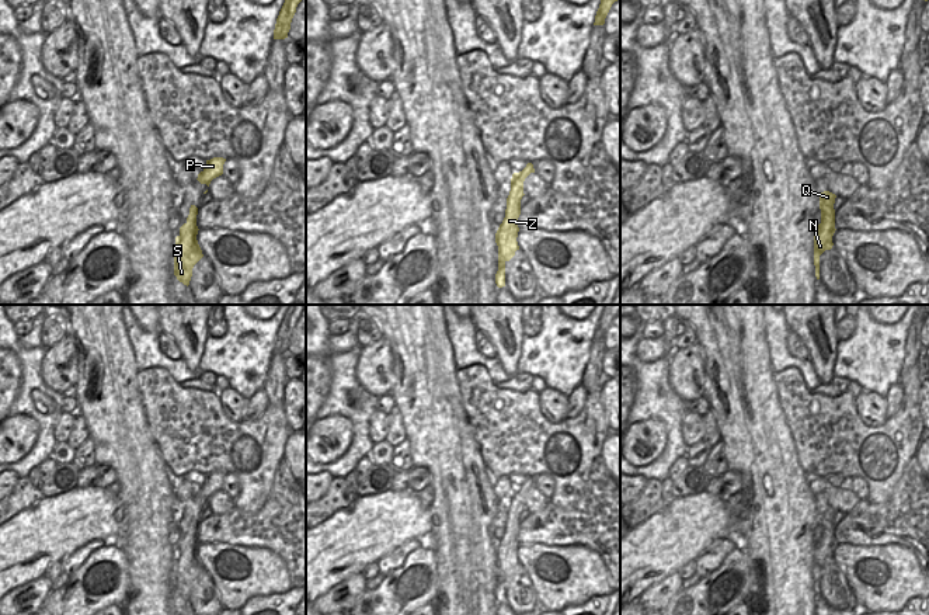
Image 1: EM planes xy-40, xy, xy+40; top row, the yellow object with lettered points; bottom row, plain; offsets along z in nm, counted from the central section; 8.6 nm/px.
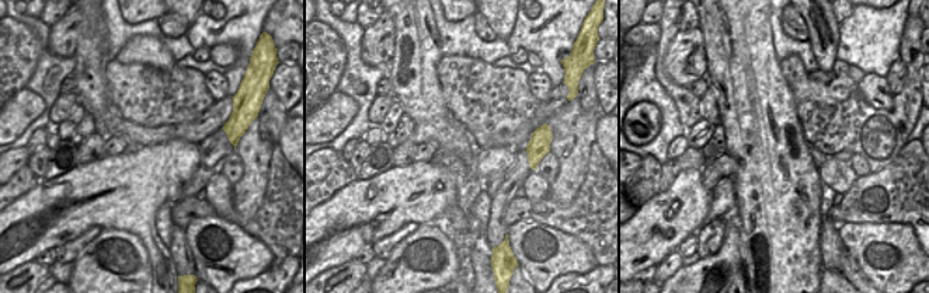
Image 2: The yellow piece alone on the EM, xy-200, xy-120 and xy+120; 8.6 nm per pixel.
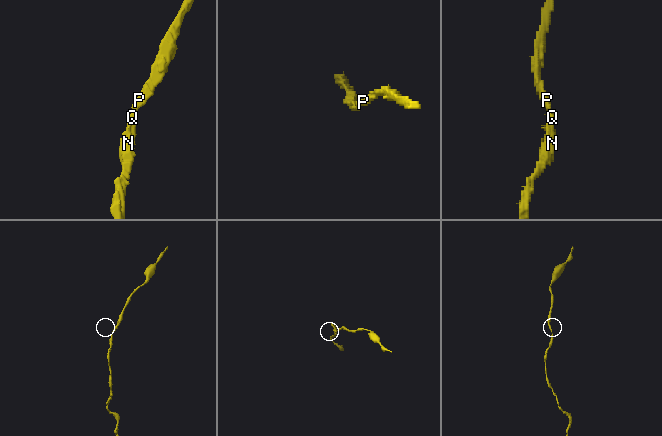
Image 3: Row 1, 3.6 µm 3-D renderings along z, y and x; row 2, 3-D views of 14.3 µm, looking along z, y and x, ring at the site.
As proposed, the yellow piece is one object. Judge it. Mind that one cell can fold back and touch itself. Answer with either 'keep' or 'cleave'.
keep

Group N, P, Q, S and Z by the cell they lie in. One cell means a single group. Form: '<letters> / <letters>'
N P Q S Z

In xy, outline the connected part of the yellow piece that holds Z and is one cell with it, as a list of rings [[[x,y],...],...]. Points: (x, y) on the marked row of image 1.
[[[528,163],[522,171],[512,174],[505,218],[495,233],[495,243],[498,246],[498,271],[495,274],[495,284],[498,288],[505,286],[505,263],[515,256],[516,250],[519,250],[516,242],[519,232],[518,218],[521,215],[521,199],[525,195],[523,181],[530,173],[535,173],[535,168],[532,163]]]

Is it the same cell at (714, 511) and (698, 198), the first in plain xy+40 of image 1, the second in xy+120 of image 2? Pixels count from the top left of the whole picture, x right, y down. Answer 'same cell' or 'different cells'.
same cell

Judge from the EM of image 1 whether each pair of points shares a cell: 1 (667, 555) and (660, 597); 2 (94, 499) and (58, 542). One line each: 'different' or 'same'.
1: different
2: same

